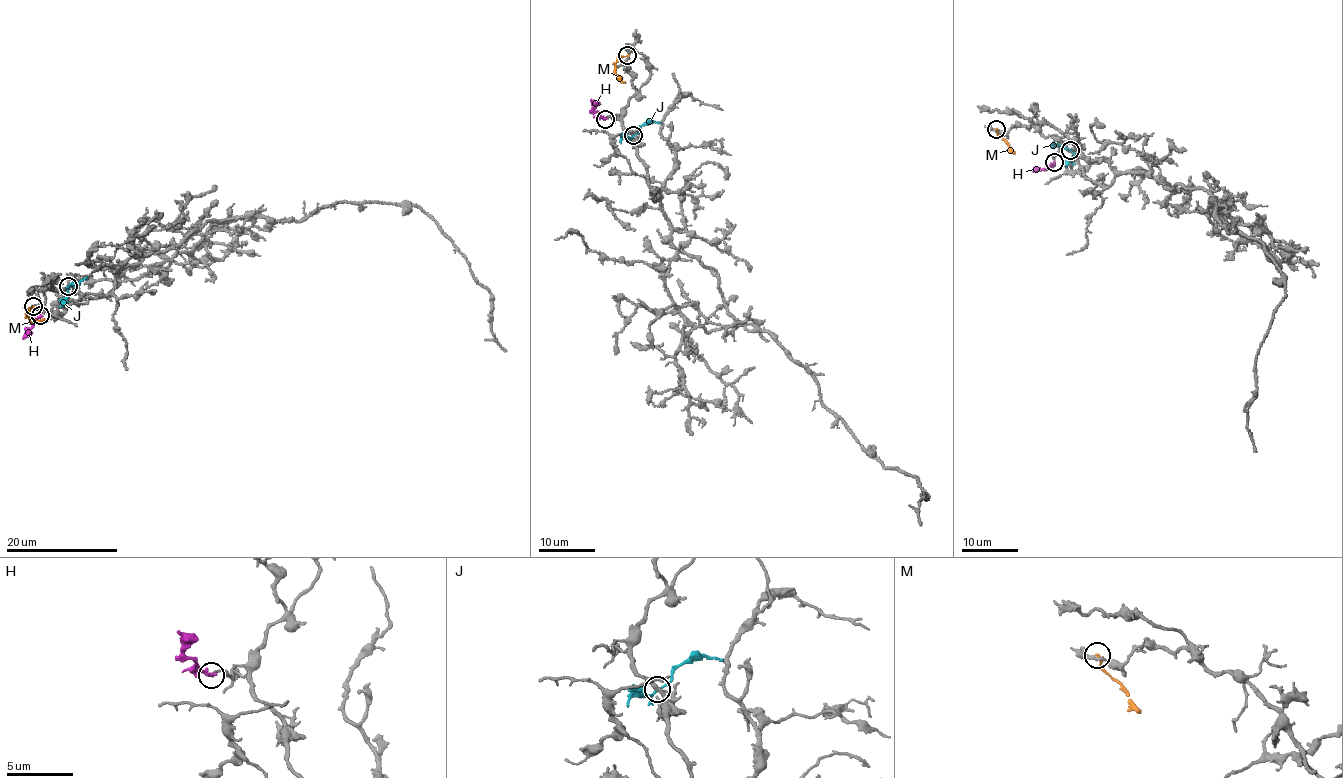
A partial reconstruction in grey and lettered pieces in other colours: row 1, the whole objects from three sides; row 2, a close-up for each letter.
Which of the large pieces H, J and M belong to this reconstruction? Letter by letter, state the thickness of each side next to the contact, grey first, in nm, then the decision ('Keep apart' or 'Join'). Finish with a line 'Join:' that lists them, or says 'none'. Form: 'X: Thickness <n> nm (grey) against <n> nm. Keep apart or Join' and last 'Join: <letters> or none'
H: Thickness 190 nm (grey) against 280 nm. Join
J: Thickness 240 nm (grey) against 160 nm. Keep apart
M: Thickness 200 nm (grey) against 180 nm. Keep apart
Join: H

